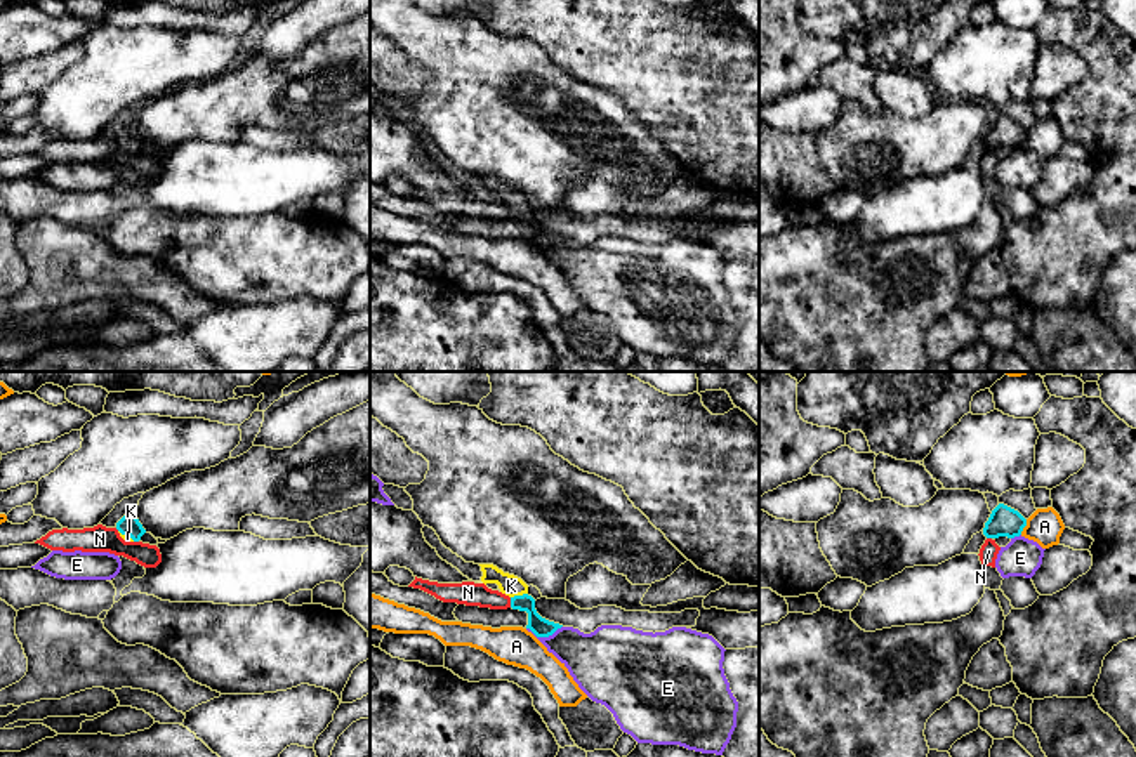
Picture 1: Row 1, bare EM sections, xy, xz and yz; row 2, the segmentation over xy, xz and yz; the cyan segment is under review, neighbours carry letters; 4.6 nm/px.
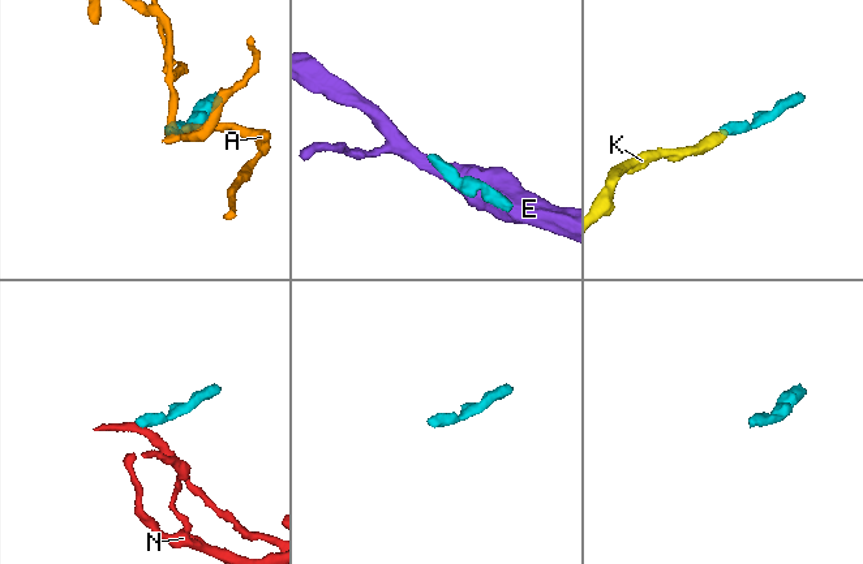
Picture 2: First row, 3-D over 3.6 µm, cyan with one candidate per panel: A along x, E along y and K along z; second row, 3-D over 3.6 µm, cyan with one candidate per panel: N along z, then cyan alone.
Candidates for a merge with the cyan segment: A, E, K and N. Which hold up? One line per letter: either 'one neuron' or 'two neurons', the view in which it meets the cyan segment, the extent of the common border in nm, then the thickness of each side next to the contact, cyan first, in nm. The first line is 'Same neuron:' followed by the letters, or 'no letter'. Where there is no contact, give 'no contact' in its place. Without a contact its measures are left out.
Same neuron: K
A: two neurons | yz | 80 nm | 140/160 nm
E: two neurons | xz | 170 nm | 90/240 nm
K: one neuron | xz | 80 nm | 90/100 nm
N: two neurons | xz | 50 nm | 90/110 nm

